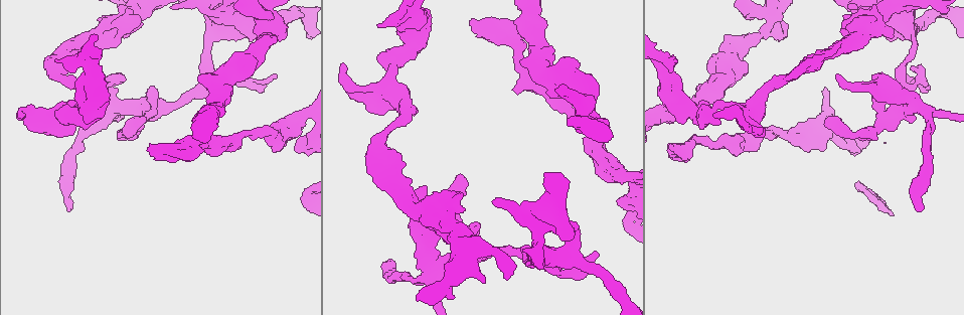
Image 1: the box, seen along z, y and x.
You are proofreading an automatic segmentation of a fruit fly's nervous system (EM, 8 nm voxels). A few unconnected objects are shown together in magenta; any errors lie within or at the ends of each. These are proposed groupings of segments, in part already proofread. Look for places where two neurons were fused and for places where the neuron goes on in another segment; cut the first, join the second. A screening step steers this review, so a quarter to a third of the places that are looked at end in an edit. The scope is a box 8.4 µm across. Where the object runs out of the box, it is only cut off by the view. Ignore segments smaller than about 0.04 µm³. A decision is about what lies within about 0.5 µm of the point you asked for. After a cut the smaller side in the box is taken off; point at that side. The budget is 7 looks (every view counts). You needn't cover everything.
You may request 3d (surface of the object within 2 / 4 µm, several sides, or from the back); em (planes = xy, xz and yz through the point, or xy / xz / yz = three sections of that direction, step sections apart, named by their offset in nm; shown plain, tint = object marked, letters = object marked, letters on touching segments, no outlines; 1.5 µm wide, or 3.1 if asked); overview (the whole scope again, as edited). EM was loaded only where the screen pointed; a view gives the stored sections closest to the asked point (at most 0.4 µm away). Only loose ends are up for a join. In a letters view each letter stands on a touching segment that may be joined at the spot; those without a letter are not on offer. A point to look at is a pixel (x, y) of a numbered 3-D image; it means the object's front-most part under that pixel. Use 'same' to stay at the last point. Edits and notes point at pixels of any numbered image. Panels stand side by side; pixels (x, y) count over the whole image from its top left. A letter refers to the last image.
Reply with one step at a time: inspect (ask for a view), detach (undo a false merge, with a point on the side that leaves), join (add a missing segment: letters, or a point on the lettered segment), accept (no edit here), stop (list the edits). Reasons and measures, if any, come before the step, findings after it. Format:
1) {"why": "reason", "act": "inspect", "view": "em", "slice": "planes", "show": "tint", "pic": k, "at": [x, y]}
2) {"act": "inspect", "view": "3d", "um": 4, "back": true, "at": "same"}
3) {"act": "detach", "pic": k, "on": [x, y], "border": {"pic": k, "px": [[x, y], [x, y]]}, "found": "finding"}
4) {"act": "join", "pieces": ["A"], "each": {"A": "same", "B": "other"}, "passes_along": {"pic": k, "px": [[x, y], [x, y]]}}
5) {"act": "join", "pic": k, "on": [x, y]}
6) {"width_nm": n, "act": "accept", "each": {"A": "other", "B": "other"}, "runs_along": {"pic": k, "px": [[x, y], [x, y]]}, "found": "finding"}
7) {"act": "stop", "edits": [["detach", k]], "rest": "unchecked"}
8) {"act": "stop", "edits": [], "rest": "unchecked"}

{"act": "inspect", "view": "em", "slice": "planes", "show": "letters", "pic": 1, "at": [920, 210]}

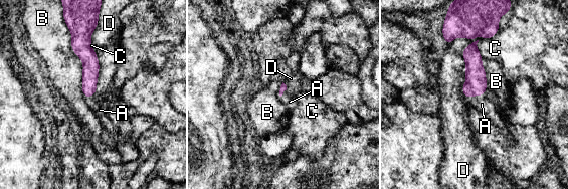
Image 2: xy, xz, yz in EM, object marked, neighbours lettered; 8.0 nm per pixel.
{"act": "join", "pieces": ["A"], "each": {"A": "same", "B": "other", "C": "other", "D": "other"}, "passes_along": {"pic": 2, "px": [[476, 84], [476, 95], [482, 104]]}, "found": "it goes on there"}

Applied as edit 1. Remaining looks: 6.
{"why": "sudden change in width", "act": "inspect", "view": "em", "slice": "planes", "show": "letters", "pic": 1, "at": [709, 109]}

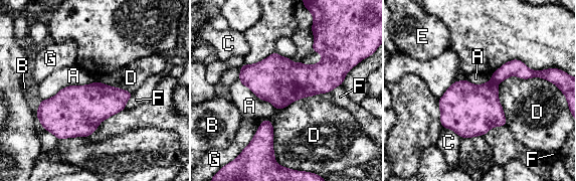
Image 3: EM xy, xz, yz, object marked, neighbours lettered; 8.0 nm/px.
{"act": "detach", "pic": 3, "on": [477, 108], "each": {"A": "other", "B": "other", "C": "other", "D": "other", "E": "other", "F": "other", "G": "other"}, "border": {"pic": 3, "px": [[492, 79], [495, 83]]}, "found": "two neurons meet here"}

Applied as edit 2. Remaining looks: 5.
{"act": "inspect", "view": "overview"}

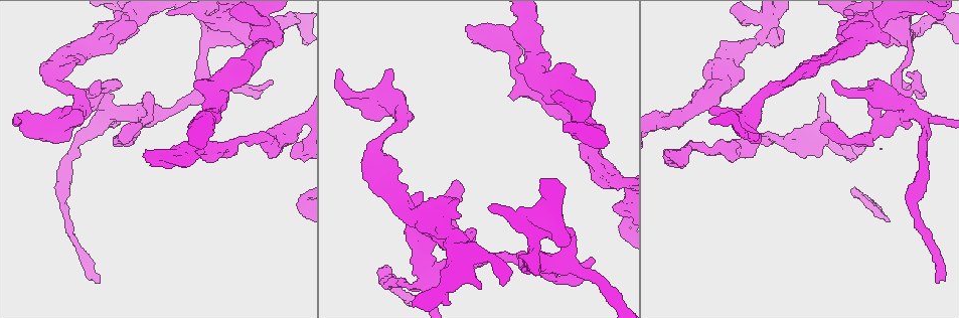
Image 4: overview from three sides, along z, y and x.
{"why": "a narrow waist", "act": "inspect", "view": "em", "slice": "planes", "show": "tint", "pic": 4, "at": [765, 22]}

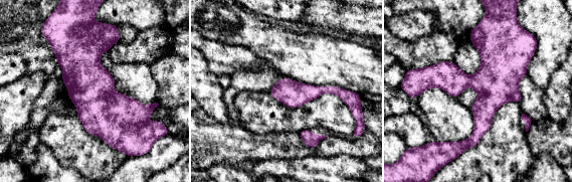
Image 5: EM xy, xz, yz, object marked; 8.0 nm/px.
{"why": "what lies round it", "act": "inspect", "view": "em", "slice": "planes", "show": "letters", "at": "same"}

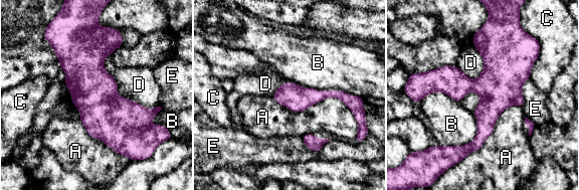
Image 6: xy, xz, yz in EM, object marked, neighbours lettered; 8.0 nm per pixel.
{"width_nm": 340, "act": "accept", "each": {"A": "other", "B": "other", "C": "other", "D": "other", "E": "other"}, "runs_along": {"pic": 6, "px": [[488, 32], [493, 103], [467, 149]]}, "found": "one neuron here"}

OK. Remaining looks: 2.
{"act": "stop", "edits": [["join", 2], ["detach", 3]], "rest": "unchecked"}

